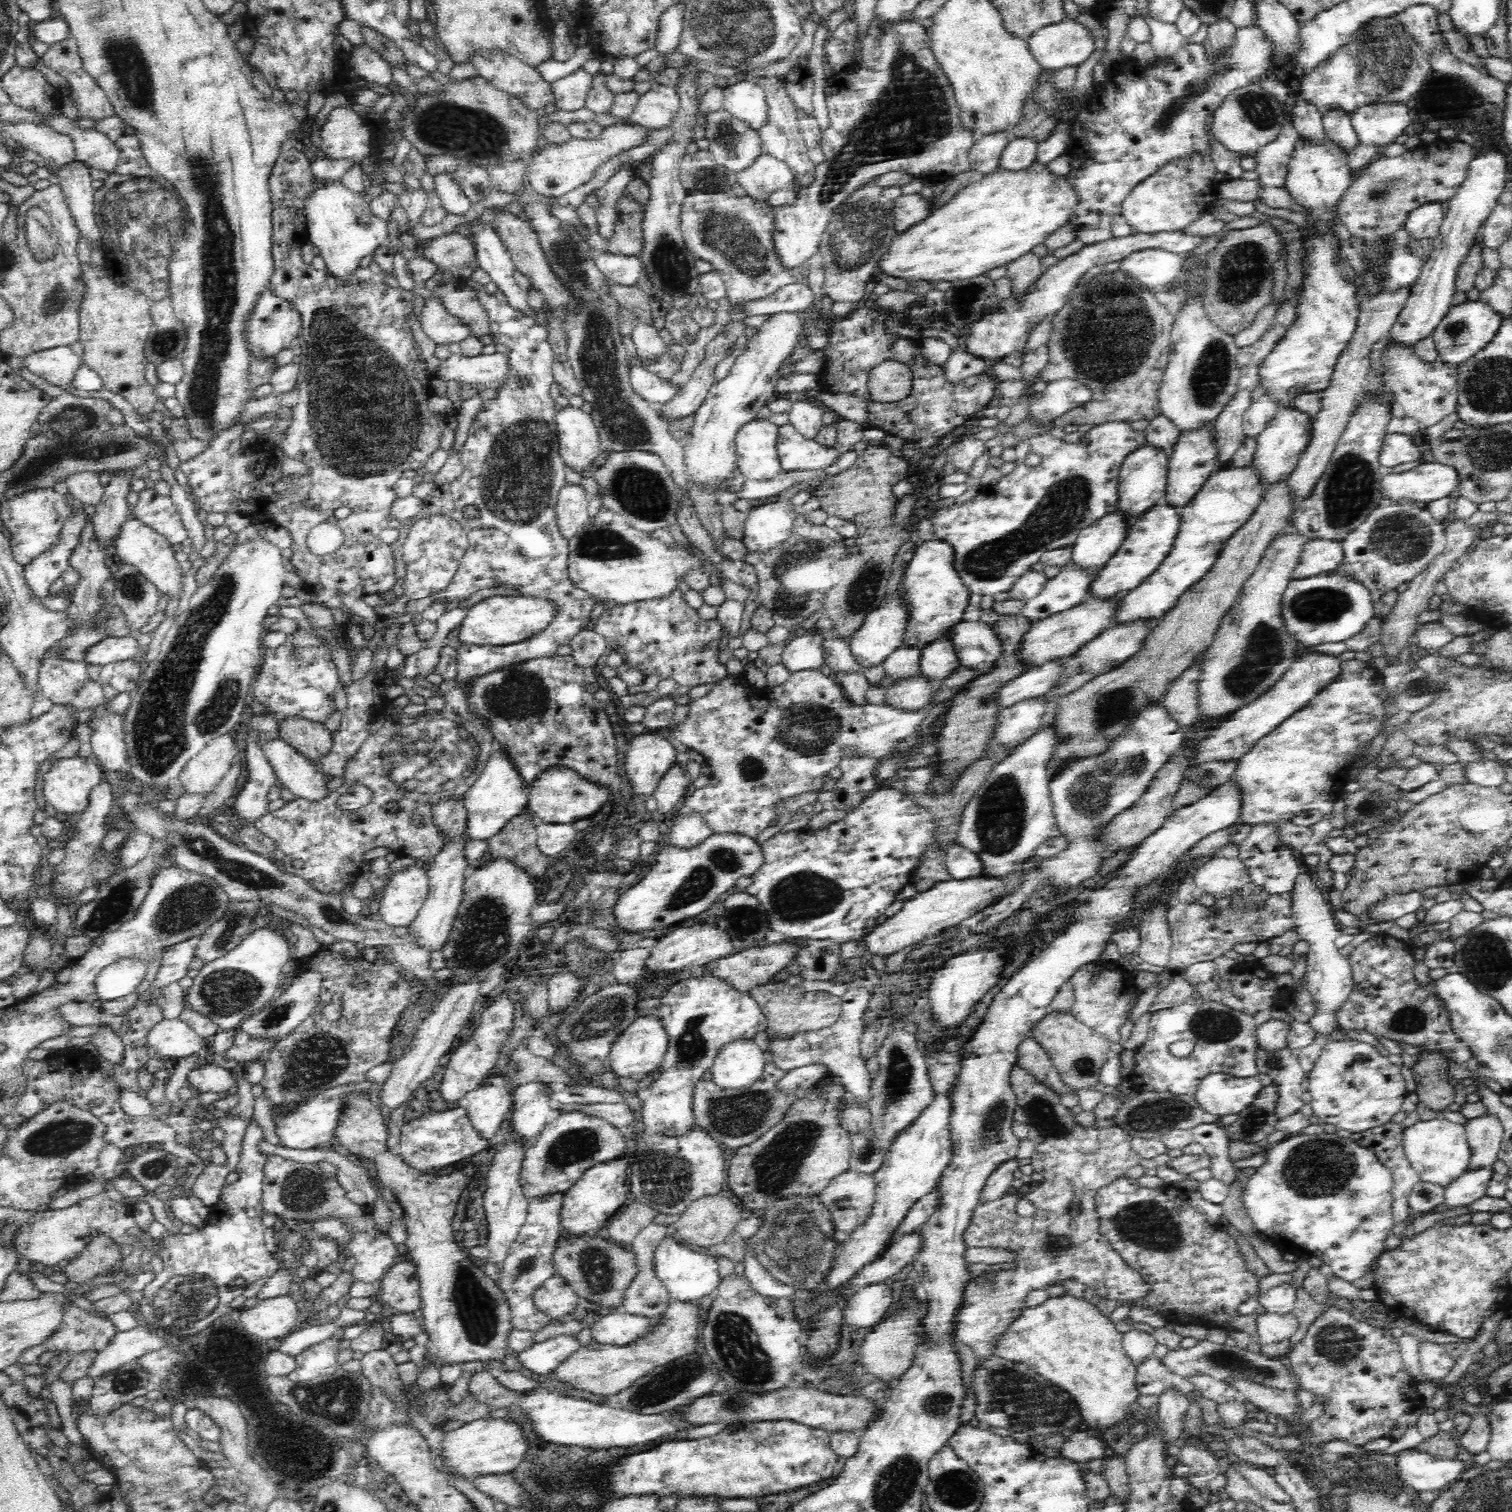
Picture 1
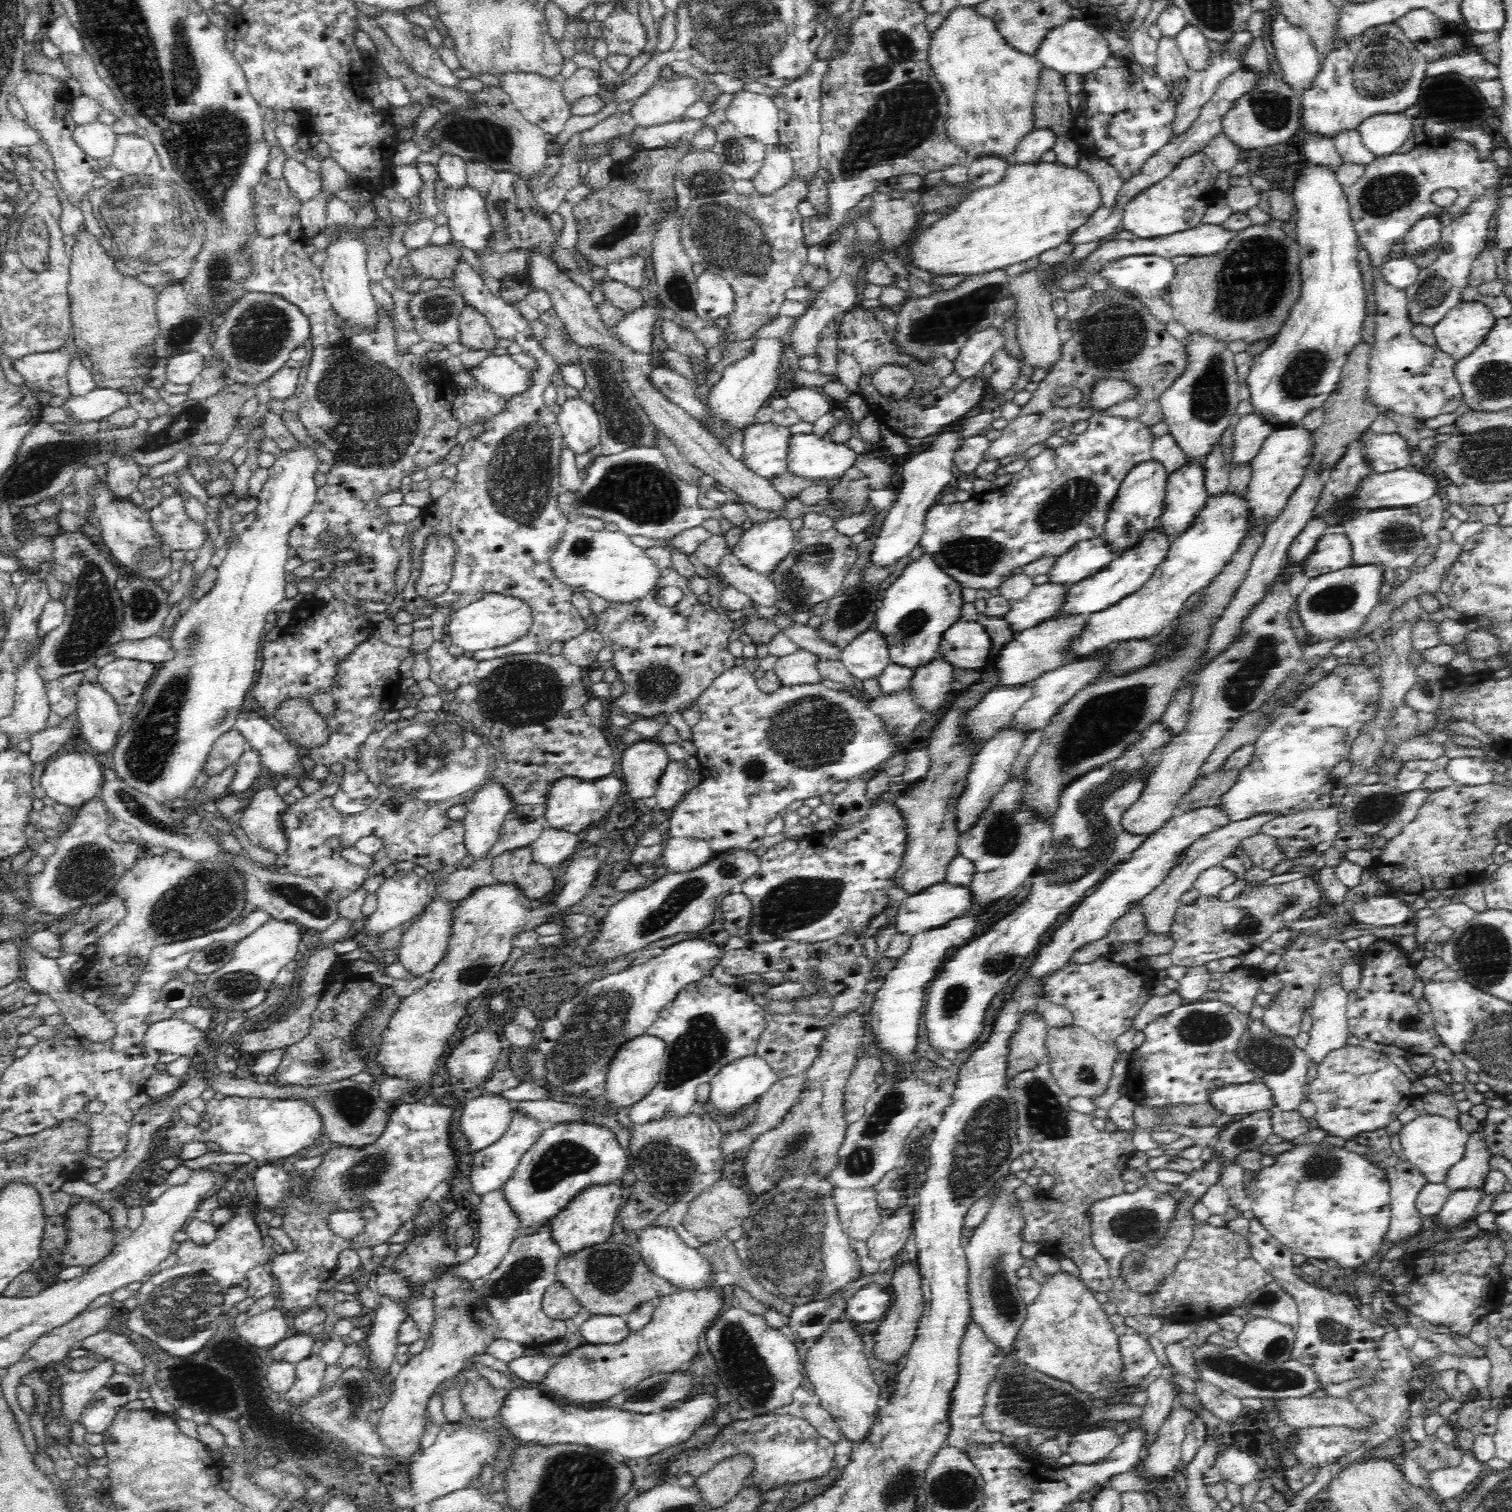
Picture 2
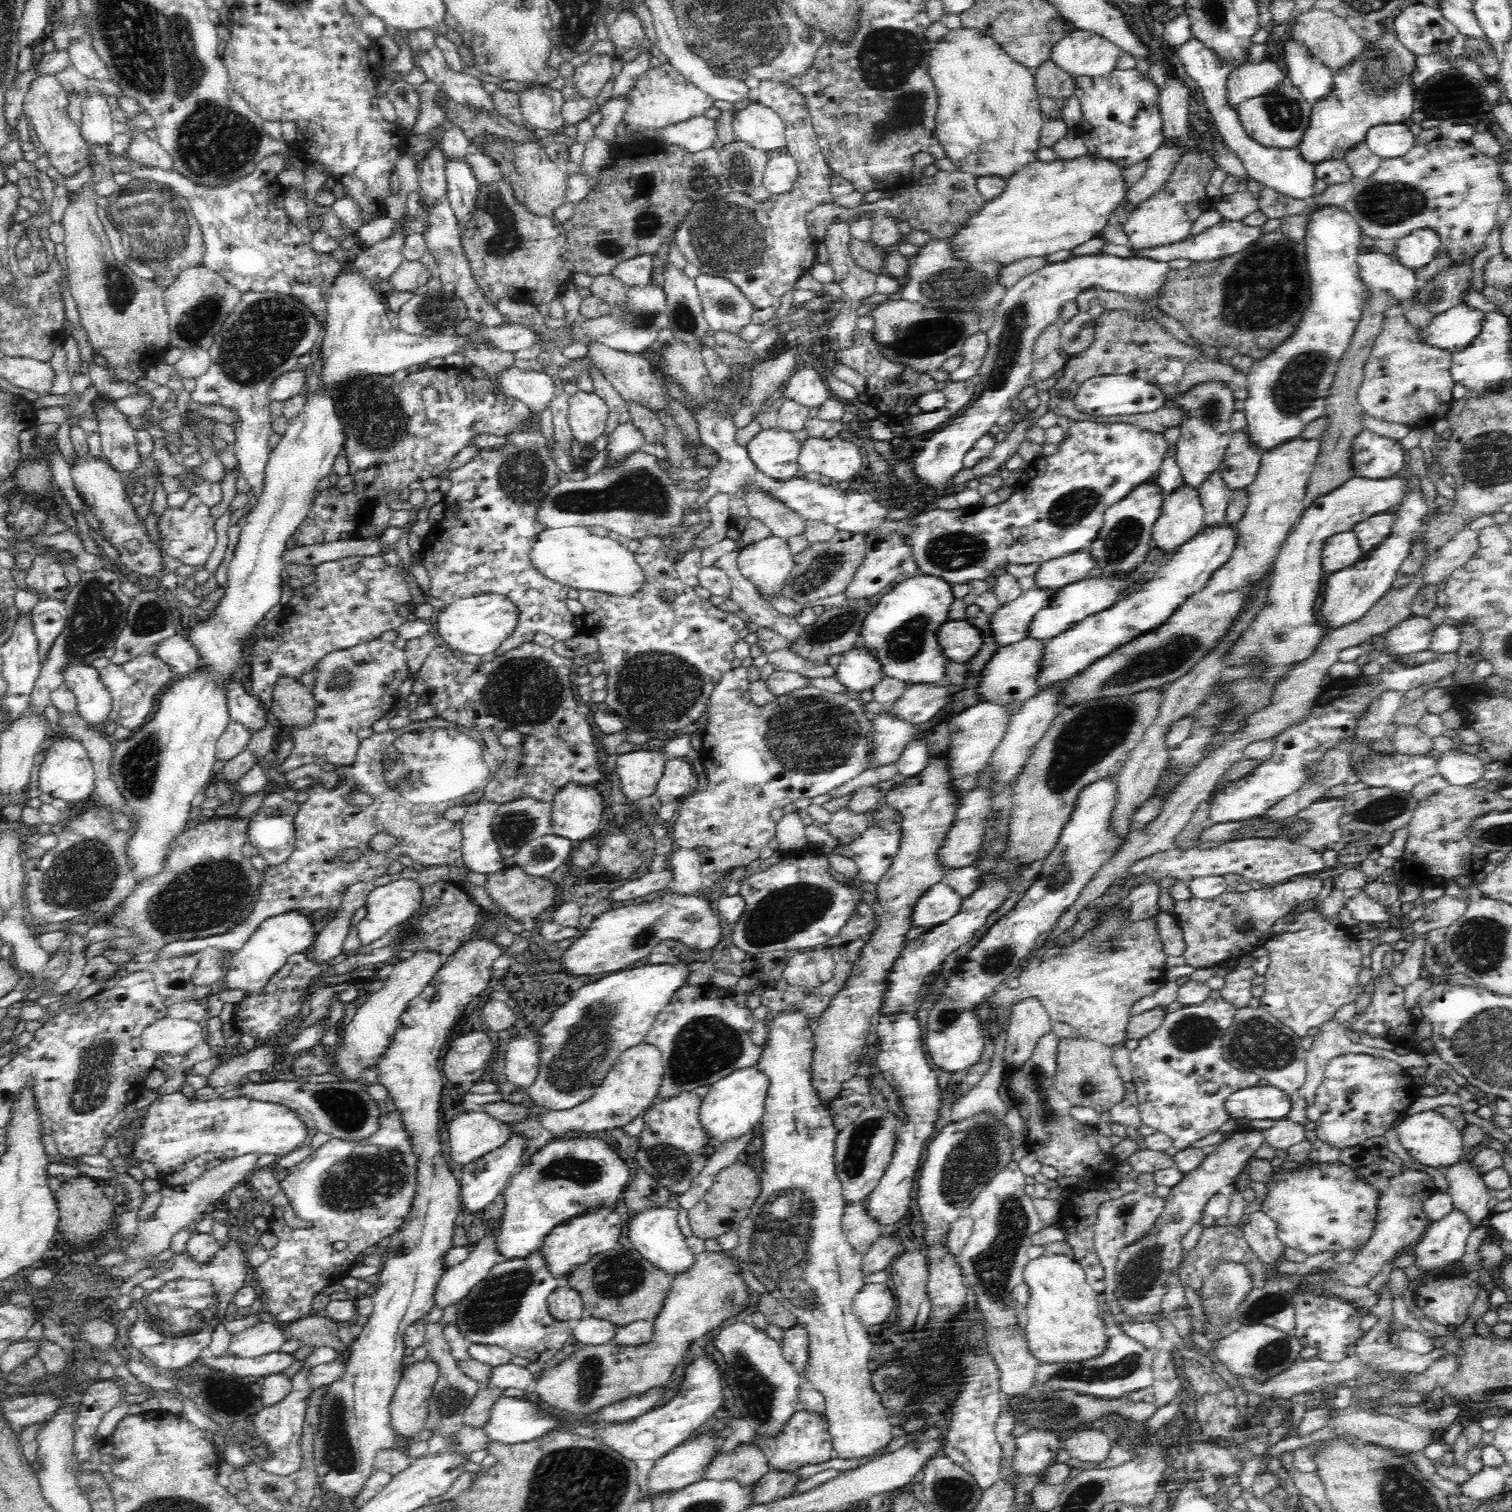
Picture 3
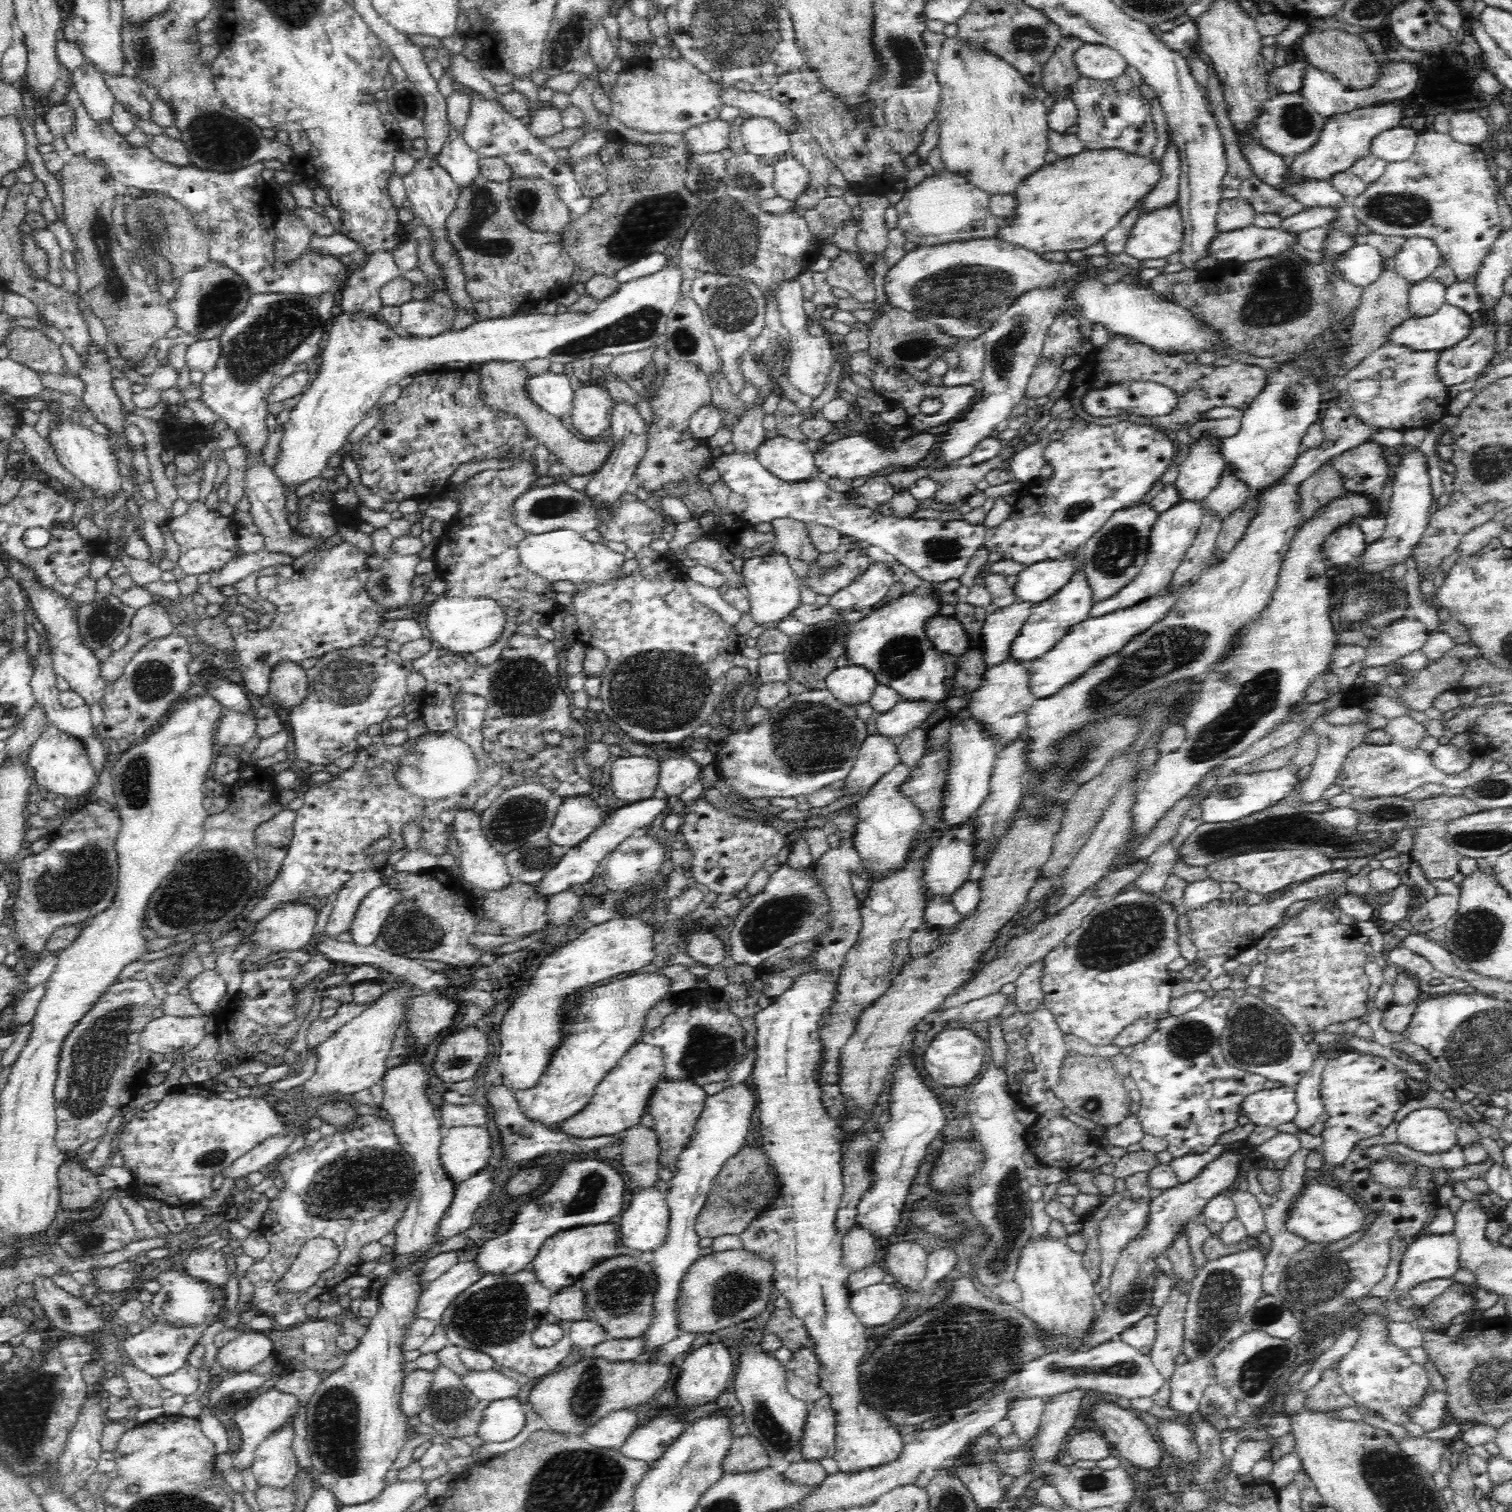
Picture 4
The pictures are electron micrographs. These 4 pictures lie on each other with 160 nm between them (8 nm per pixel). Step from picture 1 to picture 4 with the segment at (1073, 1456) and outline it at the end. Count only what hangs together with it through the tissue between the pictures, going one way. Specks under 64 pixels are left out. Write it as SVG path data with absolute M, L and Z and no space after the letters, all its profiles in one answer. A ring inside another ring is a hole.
M1096 1428L1088 1430L1088 1432L1080 1432L1080 1434L1068 1437L1064 1442L1063 1453L1071 1456L1076 1460L1104 1460L1111 1456L1113 1447L1106 1442L1102 1433Z

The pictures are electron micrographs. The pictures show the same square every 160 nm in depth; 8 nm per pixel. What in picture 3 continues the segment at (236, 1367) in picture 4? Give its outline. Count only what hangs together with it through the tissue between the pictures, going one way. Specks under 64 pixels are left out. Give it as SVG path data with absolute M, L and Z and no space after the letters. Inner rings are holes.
M274 1320L261 1321L244 1332L232 1336L228 1355L238 1358L254 1358L280 1351L286 1339L282 1326Z

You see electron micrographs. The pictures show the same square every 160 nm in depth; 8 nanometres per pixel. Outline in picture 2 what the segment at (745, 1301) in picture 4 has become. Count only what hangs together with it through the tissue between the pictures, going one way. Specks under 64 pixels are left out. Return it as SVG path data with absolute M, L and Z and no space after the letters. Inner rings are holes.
M712 1268L710 1276L710 1286L699 1289L686 1289L686 1287L676 1287L672 1294L661 1297L656 1301L656 1306L652 1315L652 1320L643 1327L643 1330L629 1334L620 1342L612 1344L580 1344L575 1349L563 1354L559 1362L554 1362L548 1369L542 1381L542 1386L550 1392L552 1398L556 1400L566 1400L568 1404L574 1406L588 1406L592 1402L604 1402L614 1398L616 1394L624 1390L630 1390L642 1380L654 1376L654 1374L670 1374L677 1372L682 1364L690 1363L694 1356L698 1354L698 1336L702 1332L707 1332L724 1308L724 1292L722 1284L718 1282L720 1271L716 1274Z

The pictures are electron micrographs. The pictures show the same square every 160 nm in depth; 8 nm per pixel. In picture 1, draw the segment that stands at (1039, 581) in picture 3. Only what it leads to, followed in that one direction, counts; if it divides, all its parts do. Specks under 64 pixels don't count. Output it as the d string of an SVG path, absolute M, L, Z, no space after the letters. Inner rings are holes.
M1112 509L1102 520L1079 532L1071 546L1070 567L1080 567L1082 571L1103 570L1120 548L1128 532L1128 521Z

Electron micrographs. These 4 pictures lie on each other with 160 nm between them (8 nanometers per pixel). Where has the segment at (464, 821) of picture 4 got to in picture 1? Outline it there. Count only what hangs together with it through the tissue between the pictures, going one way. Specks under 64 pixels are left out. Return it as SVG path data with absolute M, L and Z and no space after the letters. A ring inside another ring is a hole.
M499 748L488 758L482 772L473 782L472 788L464 794L463 801L467 808L465 822L467 838L486 842L492 836L496 836L512 818L521 814L522 810L527 807L528 795L525 793L523 782L515 766L511 765L511 762L505 758L503 750Z

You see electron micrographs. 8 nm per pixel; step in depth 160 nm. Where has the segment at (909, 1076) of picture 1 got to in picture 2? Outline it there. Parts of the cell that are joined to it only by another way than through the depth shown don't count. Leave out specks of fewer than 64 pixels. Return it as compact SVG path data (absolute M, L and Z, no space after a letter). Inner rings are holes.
M913 1076L904 1080L900 1080L900 1078L886 1079L886 1082L869 1097L868 1103L865 1105L864 1115L847 1127L845 1139L836 1151L836 1162L830 1174L831 1182L835 1187L845 1190L870 1189L878 1185L886 1174L896 1168L906 1166L904 1141L909 1132L920 1123L920 1120L926 1119L935 1128L947 1116L947 1111L954 1105L954 1102L952 1094L940 1091L936 1087L930 1087Z

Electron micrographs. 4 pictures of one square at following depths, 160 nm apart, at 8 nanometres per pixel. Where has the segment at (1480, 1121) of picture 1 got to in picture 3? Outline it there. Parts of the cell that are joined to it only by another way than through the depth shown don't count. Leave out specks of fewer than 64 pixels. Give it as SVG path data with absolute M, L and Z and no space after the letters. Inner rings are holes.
M1458 1161L1445 1169L1445 1174L1453 1208L1469 1220L1473 1229L1478 1228L1483 1224L1482 1220L1492 1215L1488 1208L1492 1192L1485 1186L1482 1177L1478 1177L1473 1170L1471 1161Z

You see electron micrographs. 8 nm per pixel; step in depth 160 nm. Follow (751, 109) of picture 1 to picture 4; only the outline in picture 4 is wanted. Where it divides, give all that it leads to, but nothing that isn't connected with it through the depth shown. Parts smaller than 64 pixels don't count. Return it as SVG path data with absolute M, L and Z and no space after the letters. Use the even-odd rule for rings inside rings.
M746 118L740 126L745 151L764 160L768 165L776 165L791 151L790 137L776 123L760 118Z

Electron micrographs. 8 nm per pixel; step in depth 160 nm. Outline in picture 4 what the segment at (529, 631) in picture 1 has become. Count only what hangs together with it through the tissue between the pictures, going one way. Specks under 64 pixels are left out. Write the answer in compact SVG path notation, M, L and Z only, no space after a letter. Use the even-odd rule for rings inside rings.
M442 595L429 604L429 607L426 628L430 632L430 642L455 655L473 654L488 648L490 644L496 642L496 638L502 634L507 623L506 613L500 609L496 601L488 598L447 598Z

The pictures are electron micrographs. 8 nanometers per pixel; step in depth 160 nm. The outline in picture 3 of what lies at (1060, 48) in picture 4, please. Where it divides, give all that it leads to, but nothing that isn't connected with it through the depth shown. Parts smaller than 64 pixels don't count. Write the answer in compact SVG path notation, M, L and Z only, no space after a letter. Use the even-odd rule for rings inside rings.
M1052 58L1033 70L1033 75L1045 119L1061 118L1066 102L1077 88L1074 75L1064 71Z

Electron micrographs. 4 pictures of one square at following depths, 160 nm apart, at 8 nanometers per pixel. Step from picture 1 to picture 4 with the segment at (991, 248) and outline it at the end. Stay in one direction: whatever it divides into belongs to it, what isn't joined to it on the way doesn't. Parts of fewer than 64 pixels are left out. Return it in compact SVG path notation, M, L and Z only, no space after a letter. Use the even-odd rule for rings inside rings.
M1085 149L1076 156L1059 158L1053 164L1028 176L1018 188L1016 188L1016 217L1006 225L1001 224L999 236L996 239L1004 239L1010 243L1016 243L1025 249L1043 252L1084 250L1092 244L1102 242L1106 234L1109 234L1119 223L1134 210L1134 206L1144 200L1158 186L1162 180L1163 160L1153 156L1140 156L1129 154L1124 150Z

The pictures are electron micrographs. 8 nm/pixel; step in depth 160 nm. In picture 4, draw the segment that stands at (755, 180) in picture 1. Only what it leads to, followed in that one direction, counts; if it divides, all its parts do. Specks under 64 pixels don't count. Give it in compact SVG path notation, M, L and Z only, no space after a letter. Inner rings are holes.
M791 155L784 157L773 166L774 189L778 196L796 201L810 186L810 172Z

